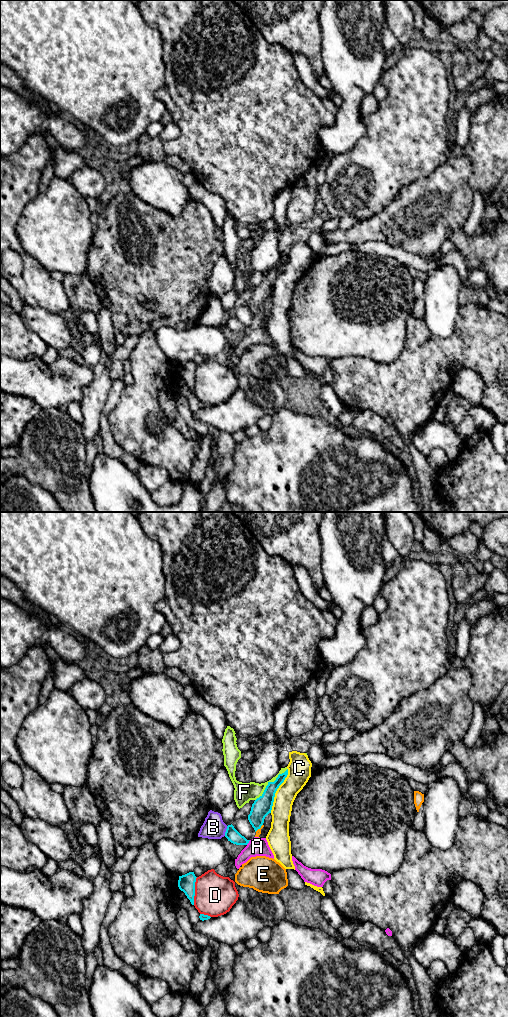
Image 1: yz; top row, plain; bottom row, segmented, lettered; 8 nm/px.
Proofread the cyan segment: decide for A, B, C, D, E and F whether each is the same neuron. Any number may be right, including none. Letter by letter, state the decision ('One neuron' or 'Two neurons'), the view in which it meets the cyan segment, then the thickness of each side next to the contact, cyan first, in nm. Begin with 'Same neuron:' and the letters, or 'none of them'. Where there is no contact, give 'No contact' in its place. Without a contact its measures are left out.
Same neuron: none of them
A: Two neurons. Touches cyan in yz. Thickness 100 nm (cyan) against 150 nm
B: Two neurons. Touches cyan in yz. Thickness 100 nm (cyan) against 180 nm
C: Two neurons. Touches cyan in yz. Thickness 160 nm (cyan) against 190 nm
D: Two neurons. Touches cyan in yz. Thickness 140 nm (cyan) against 320 nm
E: Two neurons. Touches cyan in yz. Thickness 160 nm (cyan) against 50 nm
F: Two neurons. Touches cyan in yz. Thickness 160 nm (cyan) against 160 nm

